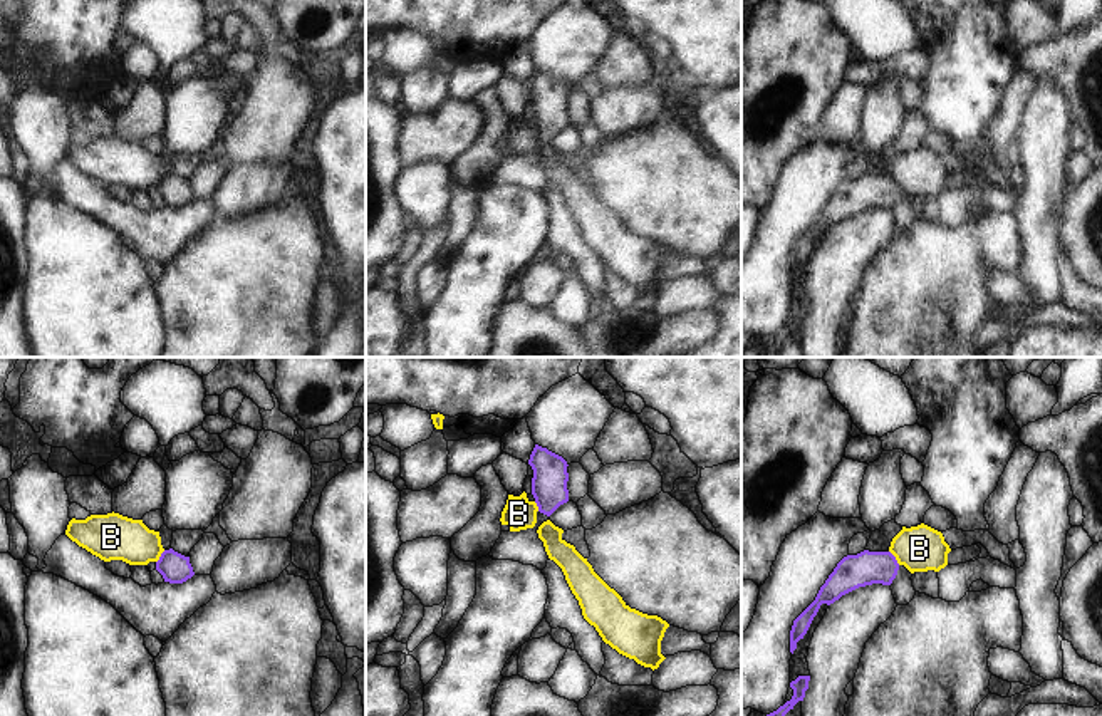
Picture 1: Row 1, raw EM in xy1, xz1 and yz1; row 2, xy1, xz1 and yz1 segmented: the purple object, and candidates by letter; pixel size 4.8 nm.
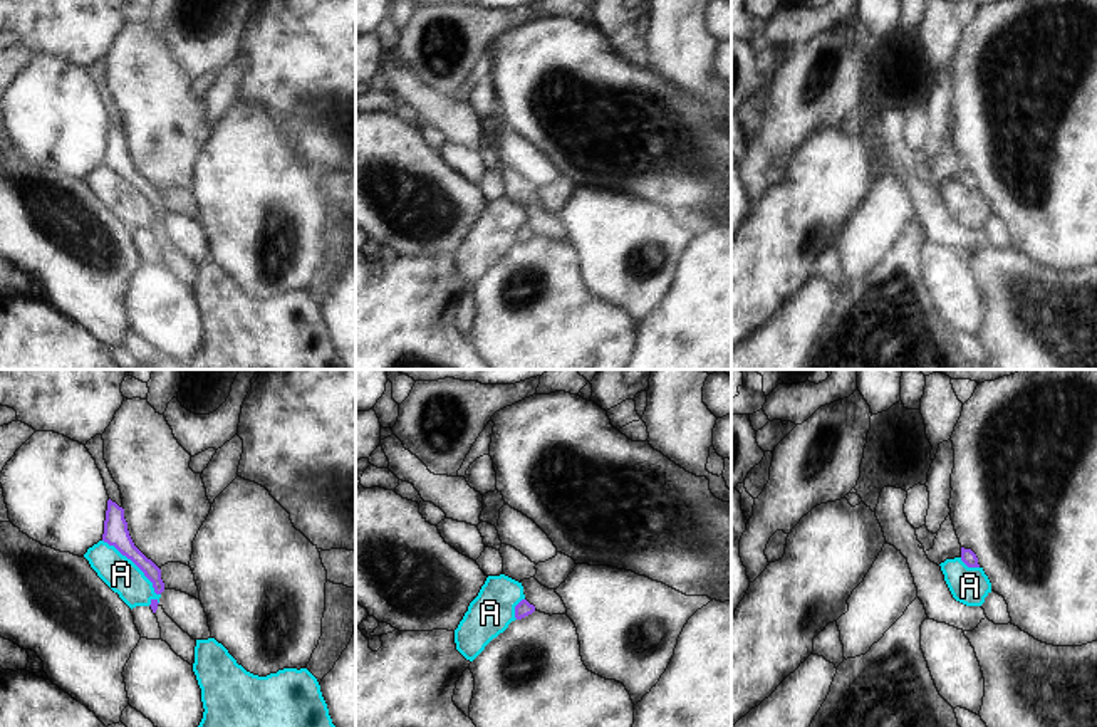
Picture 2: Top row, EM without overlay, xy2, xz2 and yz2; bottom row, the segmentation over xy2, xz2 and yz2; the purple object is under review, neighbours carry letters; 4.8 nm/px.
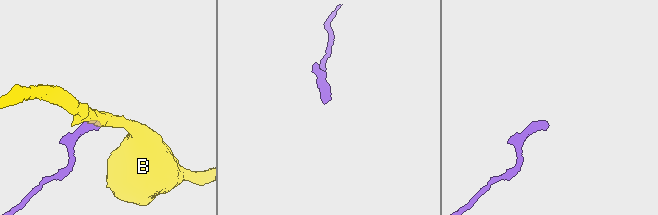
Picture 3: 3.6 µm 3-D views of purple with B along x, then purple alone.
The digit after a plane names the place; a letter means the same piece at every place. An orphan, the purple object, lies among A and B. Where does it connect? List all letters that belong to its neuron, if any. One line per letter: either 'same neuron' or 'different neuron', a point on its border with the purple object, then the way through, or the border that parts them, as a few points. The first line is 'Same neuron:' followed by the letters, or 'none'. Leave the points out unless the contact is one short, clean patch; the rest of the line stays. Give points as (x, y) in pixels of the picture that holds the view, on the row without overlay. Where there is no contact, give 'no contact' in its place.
Same neuron: none
A: different neuron | xy2 (135, 187) | along xy2 (103, 163), (124, 178), (160, 219)
B: different neuron | yz1 (894, 181) | along yz1 (889, 175), (899, 188)

